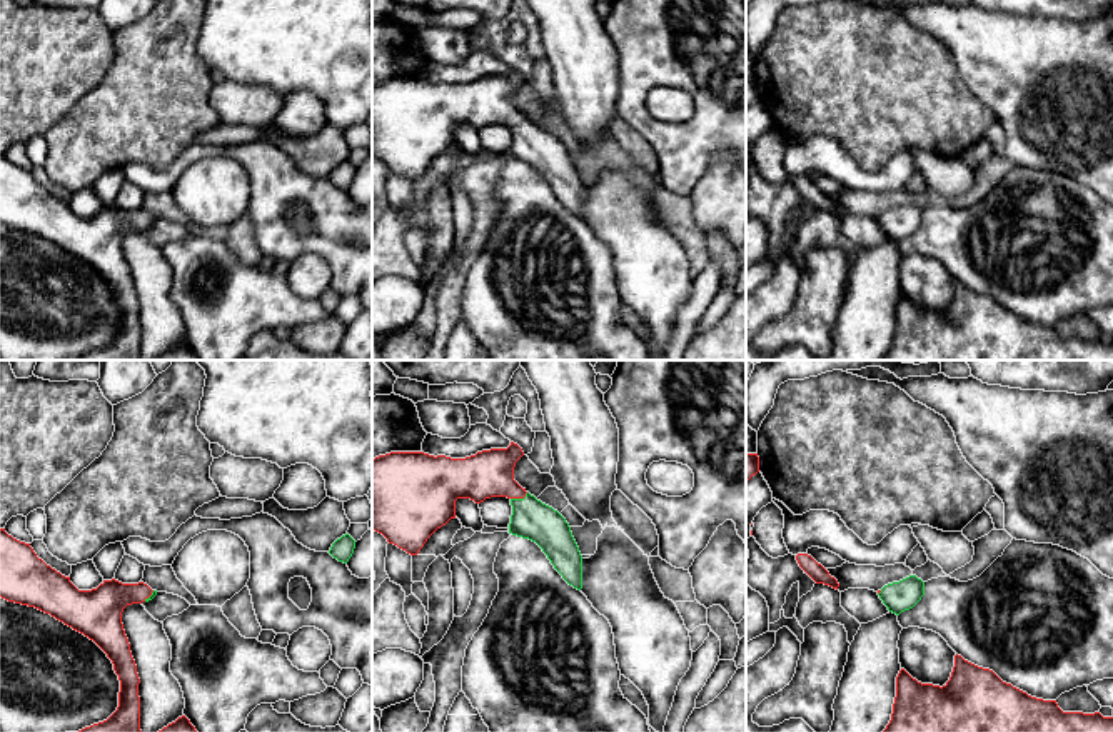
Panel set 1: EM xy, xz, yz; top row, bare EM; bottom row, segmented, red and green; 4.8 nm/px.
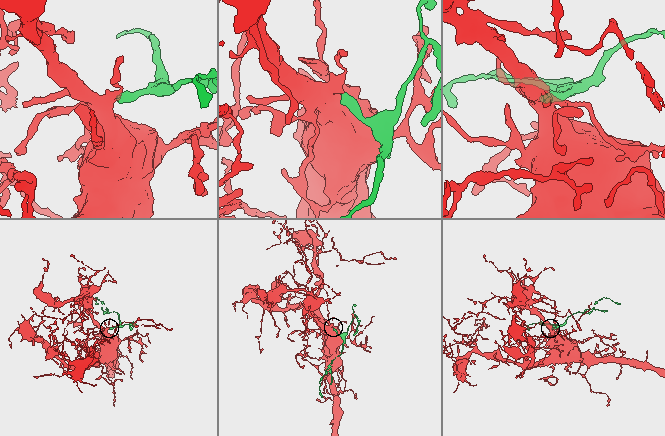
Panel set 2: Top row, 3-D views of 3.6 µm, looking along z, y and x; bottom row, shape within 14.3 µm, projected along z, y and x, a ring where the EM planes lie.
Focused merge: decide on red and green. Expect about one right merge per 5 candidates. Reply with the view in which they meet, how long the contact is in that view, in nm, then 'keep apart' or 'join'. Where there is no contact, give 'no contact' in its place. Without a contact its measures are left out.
xz | 90 nm | join

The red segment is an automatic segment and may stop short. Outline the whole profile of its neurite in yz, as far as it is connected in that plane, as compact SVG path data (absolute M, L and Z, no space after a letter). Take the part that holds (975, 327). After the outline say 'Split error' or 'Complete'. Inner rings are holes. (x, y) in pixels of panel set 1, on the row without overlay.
M956 280L943 313L921 310L904 295L899 297L891 347L883 360L1113 360L1113 343L1063 338L1056 327L1031 323Z. Complete

